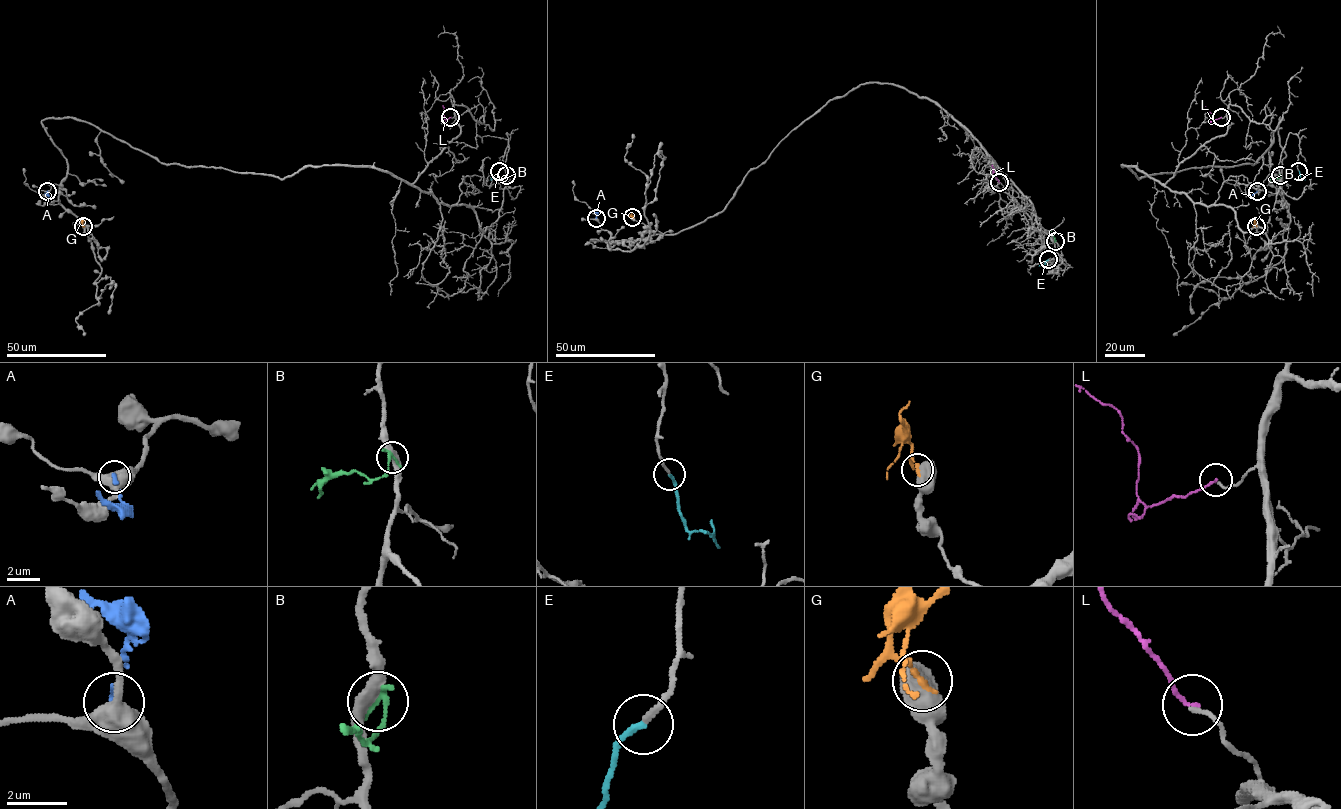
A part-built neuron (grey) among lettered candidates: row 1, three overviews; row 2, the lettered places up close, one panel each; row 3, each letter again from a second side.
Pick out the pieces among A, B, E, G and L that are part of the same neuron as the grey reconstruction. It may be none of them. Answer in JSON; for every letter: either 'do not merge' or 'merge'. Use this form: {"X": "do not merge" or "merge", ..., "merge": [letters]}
{"A": "do not merge", "B": "do not merge", "E": "merge", "G": "do not merge", "L": "merge", "merge": ["E", "L"]}

